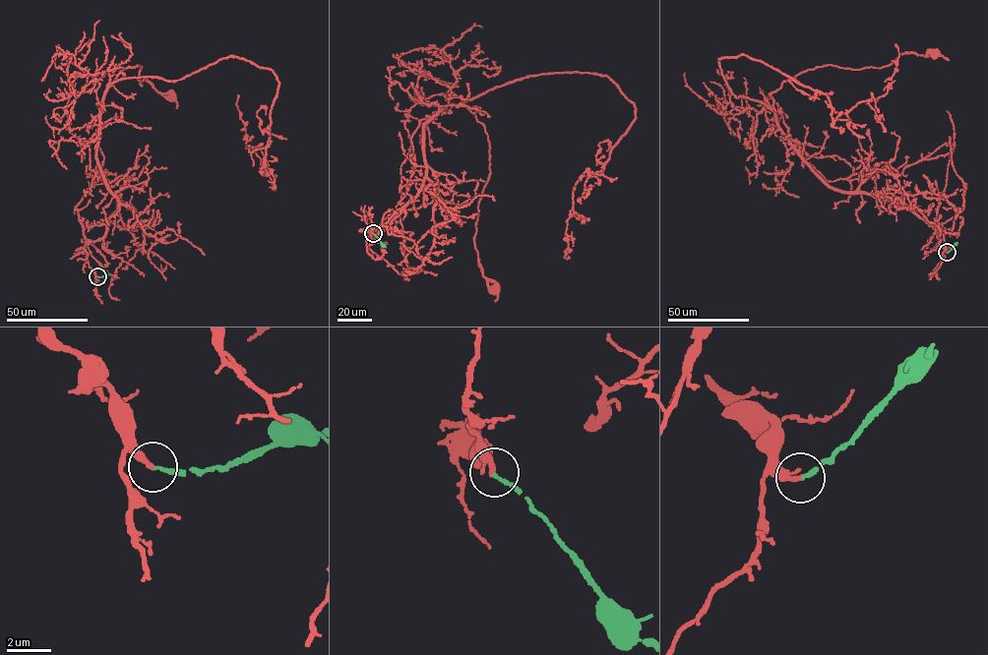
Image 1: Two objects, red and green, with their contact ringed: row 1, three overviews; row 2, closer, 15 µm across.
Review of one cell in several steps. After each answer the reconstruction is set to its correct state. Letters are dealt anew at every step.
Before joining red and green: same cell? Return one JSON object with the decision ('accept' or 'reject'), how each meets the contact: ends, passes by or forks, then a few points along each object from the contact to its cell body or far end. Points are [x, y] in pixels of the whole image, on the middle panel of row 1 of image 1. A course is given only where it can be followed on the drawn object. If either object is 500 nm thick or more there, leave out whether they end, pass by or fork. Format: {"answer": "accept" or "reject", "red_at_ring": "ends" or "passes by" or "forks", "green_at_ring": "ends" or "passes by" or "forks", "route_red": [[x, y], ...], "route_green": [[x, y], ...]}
{"answer": "accept", "red_at_ring": "passes by", "green_at_ring": "ends", "route_red": [[373, 233], [421, 188], [424, 125], [451, 104], [476, 106], [489, 170], [473, 240], [493, 290]], "route_green": [[373, 233], [386, 247]]}

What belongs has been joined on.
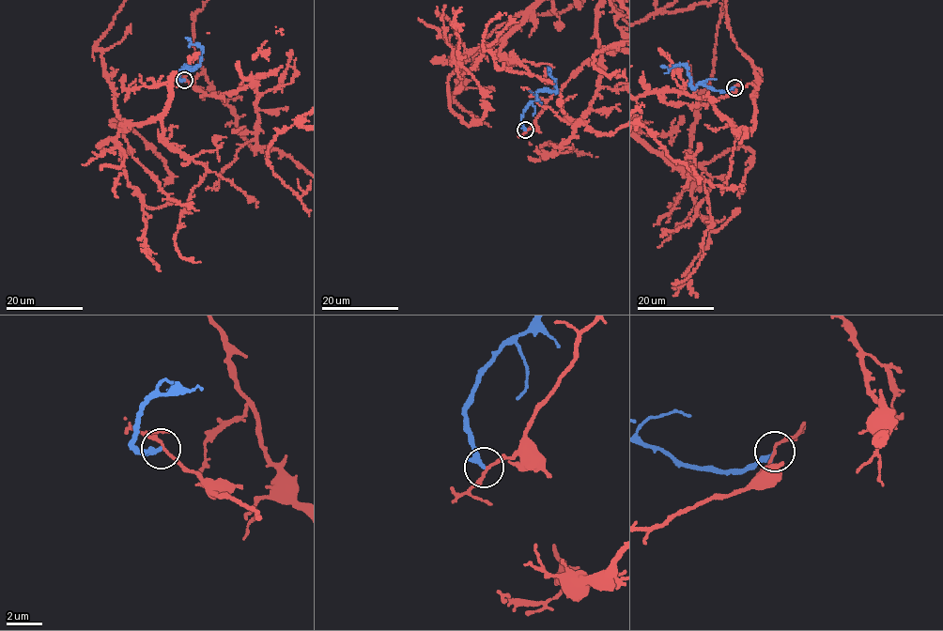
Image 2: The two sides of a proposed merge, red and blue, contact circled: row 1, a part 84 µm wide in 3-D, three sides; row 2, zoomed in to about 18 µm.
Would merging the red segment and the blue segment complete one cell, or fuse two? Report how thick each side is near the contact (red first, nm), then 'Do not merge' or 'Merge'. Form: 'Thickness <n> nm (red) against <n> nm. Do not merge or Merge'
Thickness 130 nm (red) against 320 nm. Do not merge

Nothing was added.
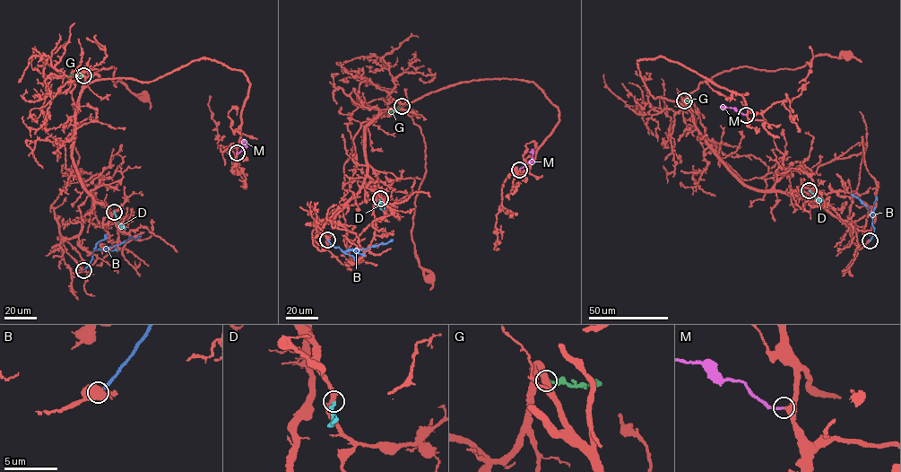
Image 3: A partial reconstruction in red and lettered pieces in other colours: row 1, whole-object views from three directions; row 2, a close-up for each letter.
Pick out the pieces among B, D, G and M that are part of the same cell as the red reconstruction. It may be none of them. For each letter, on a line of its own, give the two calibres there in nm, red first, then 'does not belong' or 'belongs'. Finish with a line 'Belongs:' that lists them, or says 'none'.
B: calibres 480 and 240 nm; does not belong
D: calibres 340 and 200 nm; does not belong
G: calibres 500 and 170 nm; does not belong
M: calibres 400 and 200 nm; belongs
Belongs: M

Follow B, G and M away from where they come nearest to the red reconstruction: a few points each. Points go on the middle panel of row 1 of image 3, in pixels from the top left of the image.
B: (327, 240), (342, 251), (365, 249), (393, 240)
G: (402, 106), (386, 113)
M: (519, 170), (532, 161), (531, 149)

